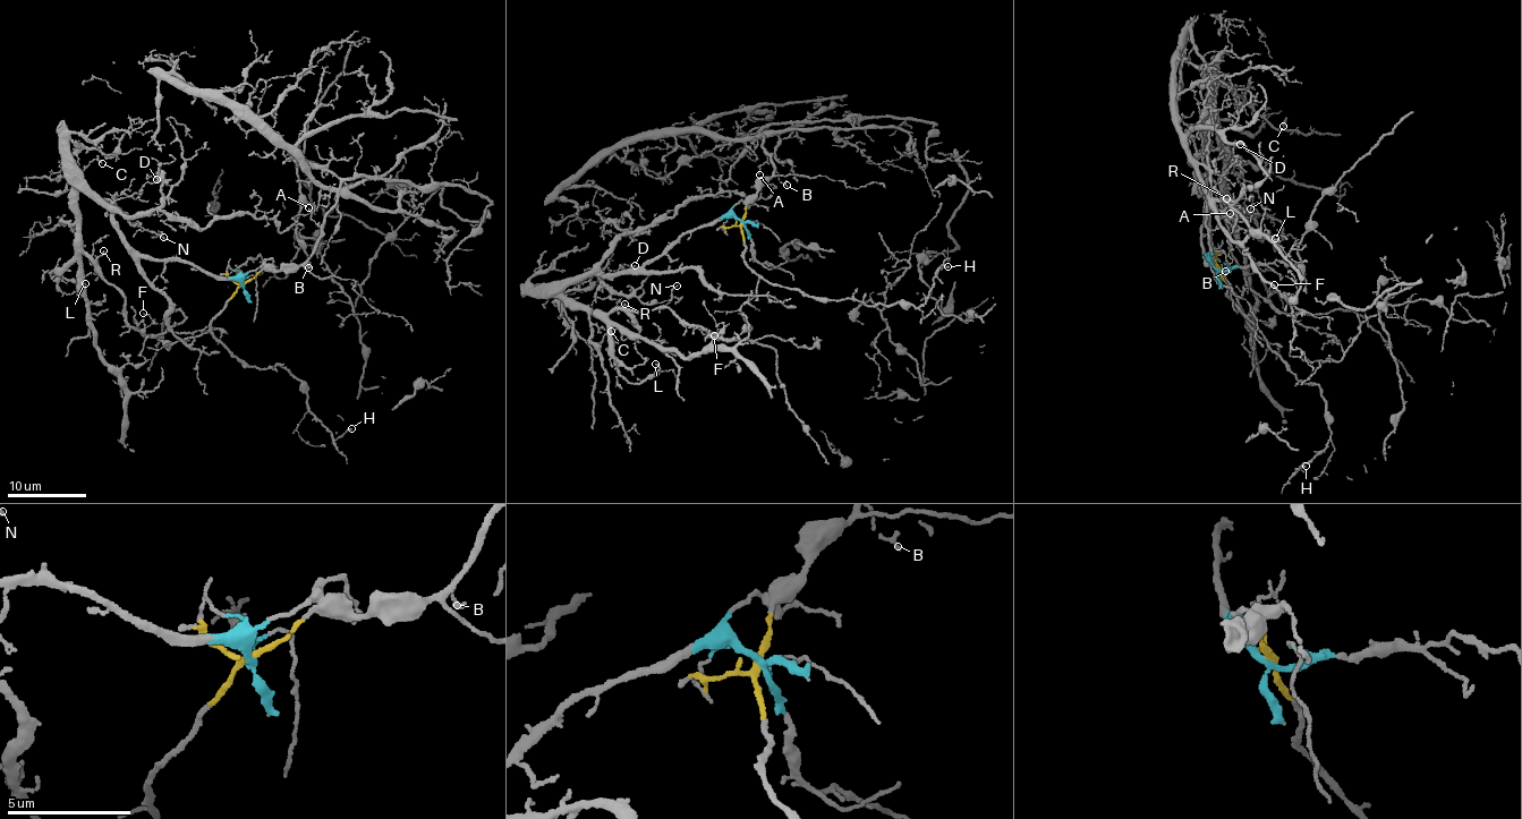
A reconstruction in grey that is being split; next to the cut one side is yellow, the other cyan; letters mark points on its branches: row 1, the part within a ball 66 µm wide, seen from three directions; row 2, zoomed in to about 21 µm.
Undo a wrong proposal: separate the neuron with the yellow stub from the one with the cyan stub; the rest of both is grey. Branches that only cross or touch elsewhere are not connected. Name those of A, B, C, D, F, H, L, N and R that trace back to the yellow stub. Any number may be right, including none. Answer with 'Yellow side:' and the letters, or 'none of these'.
Yellow side: A, B, H

